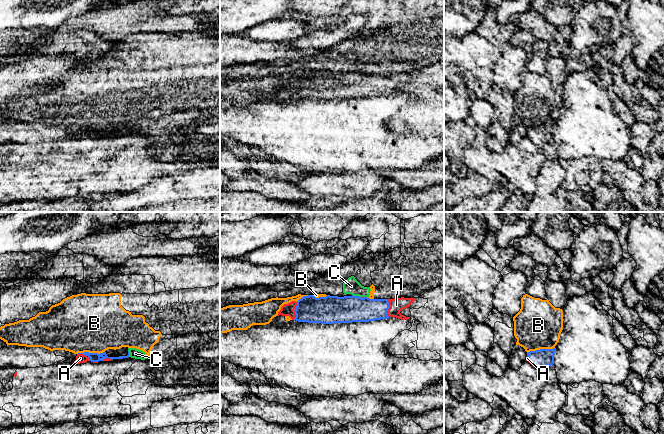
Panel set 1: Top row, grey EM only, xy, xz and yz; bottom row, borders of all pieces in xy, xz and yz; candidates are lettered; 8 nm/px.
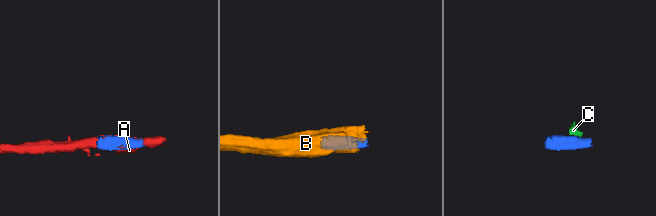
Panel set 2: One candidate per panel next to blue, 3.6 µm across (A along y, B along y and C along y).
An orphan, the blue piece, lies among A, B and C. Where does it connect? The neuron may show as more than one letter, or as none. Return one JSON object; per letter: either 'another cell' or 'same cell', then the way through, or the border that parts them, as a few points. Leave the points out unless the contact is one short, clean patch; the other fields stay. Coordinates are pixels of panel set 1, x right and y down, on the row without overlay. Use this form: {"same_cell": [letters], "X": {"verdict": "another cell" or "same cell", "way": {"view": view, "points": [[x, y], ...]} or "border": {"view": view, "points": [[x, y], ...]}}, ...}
{"same_cell": ["A"], "A": {"verdict": "same cell"}, "B": {"verdict": "another cell"}, "C": {"verdict": "another cell", "border": {"view": "xz", "points": [[352, 70], [360, 73]]}}}

